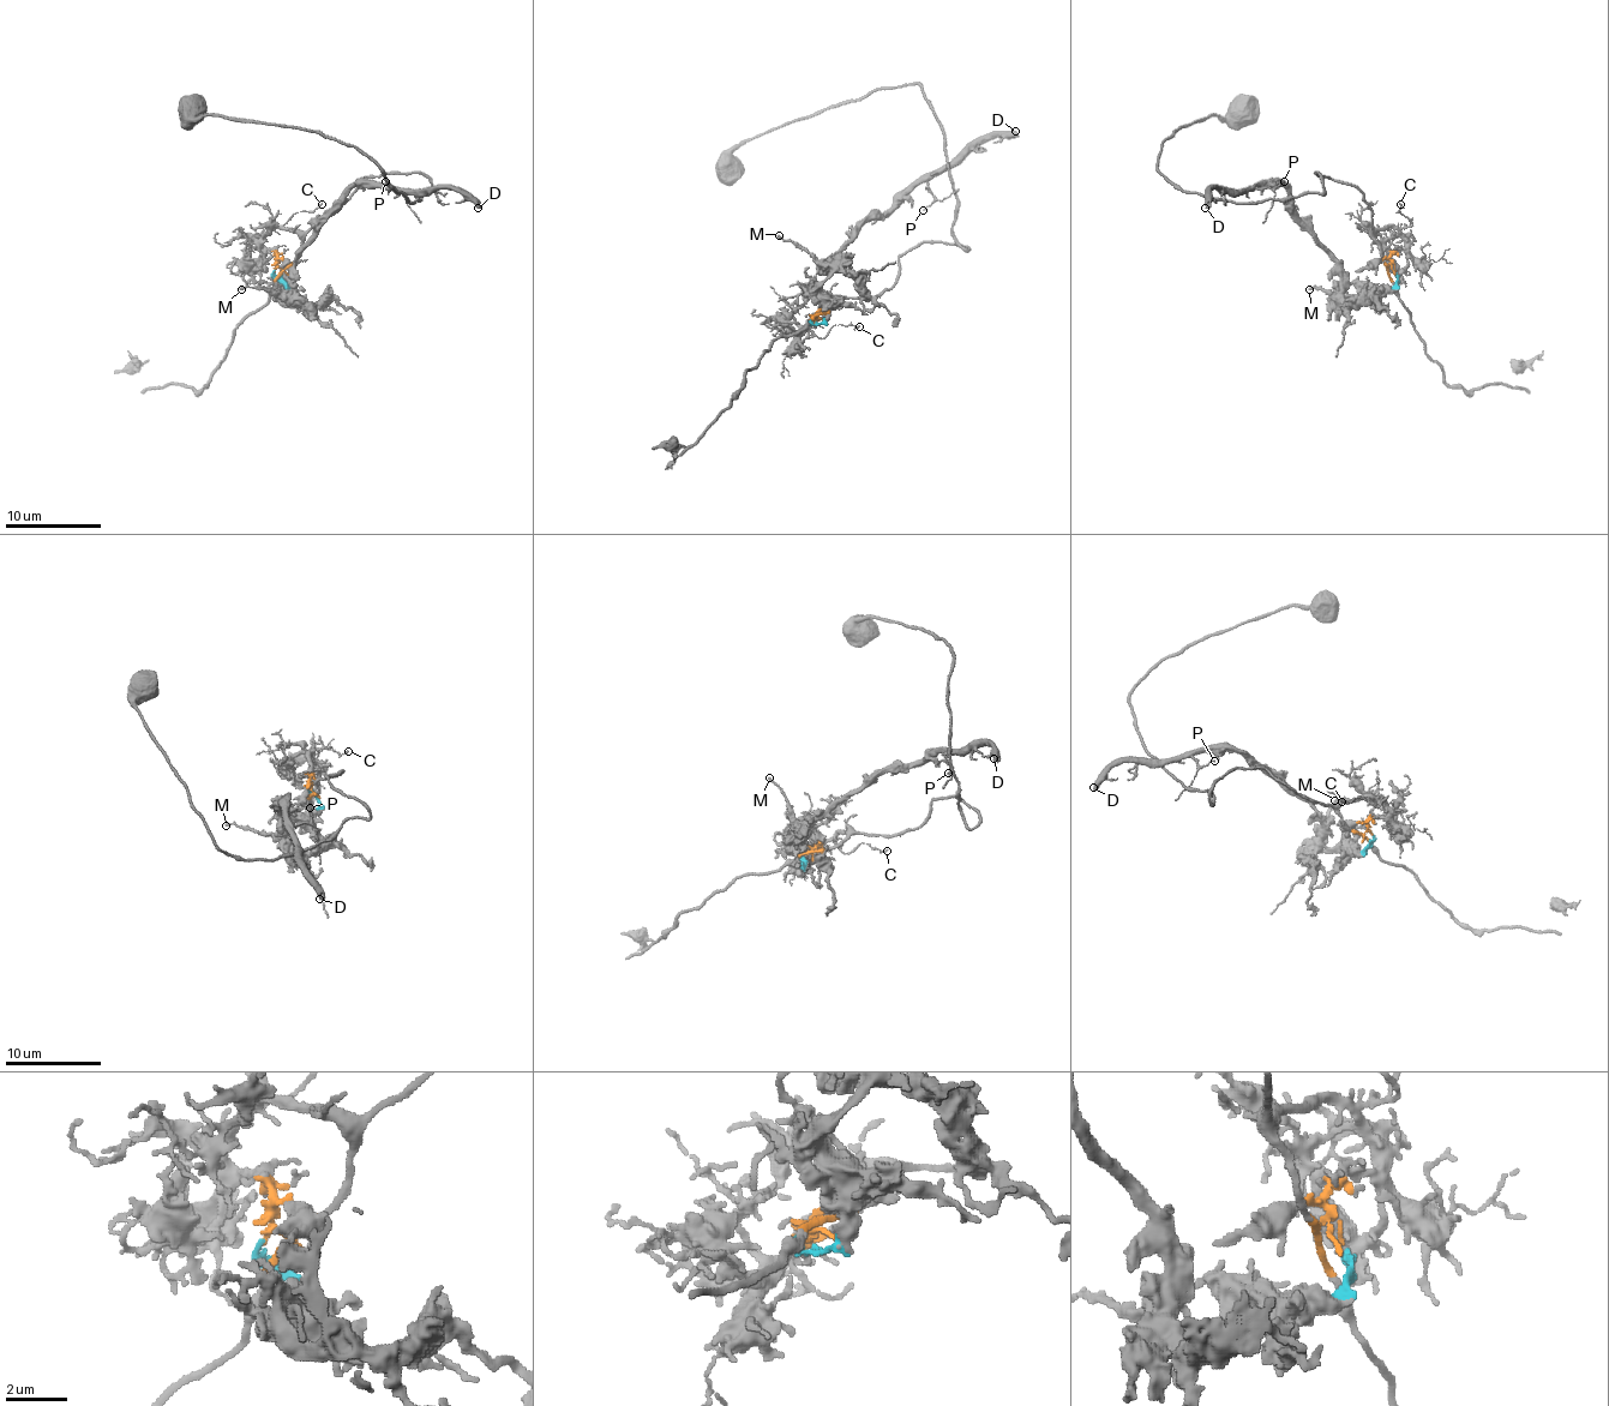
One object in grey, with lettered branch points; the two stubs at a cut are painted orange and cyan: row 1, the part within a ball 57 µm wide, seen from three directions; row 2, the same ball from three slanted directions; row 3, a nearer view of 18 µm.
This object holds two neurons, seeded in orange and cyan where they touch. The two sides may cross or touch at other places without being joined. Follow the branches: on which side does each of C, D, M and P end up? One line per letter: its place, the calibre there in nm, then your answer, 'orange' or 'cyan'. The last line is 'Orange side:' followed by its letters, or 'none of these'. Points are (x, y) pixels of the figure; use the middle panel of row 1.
C: at (859, 326); 130 nm thick; orange
D: at (1015, 131); 400 nm thick; cyan
M: at (779, 235); 160 nm thick; cyan
P: at (923, 210); 100 nm thick; cyan
Orange side: C

